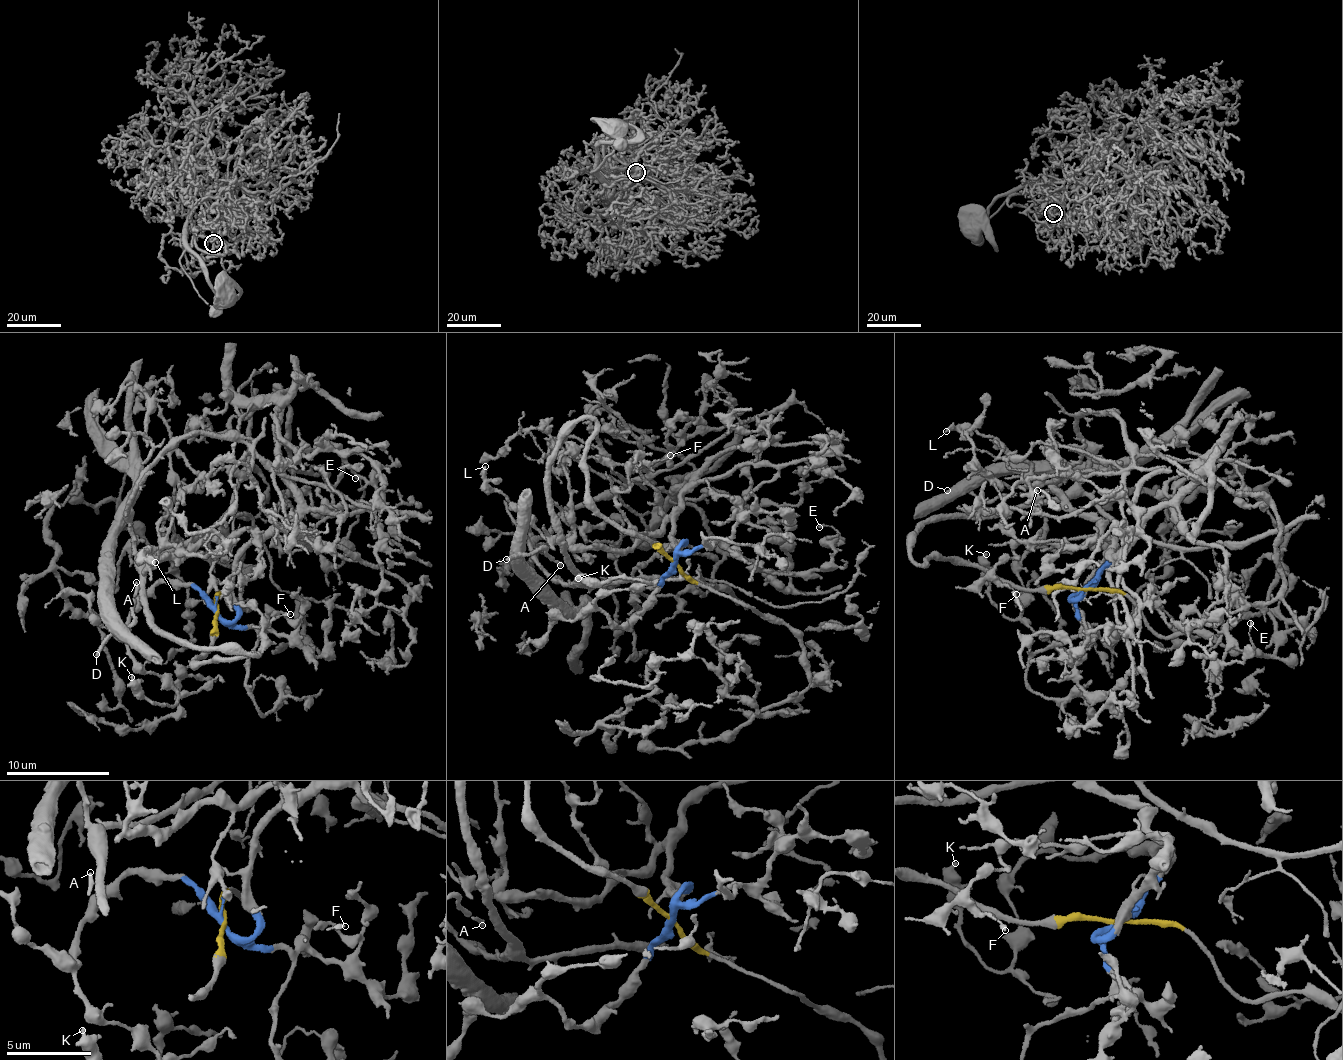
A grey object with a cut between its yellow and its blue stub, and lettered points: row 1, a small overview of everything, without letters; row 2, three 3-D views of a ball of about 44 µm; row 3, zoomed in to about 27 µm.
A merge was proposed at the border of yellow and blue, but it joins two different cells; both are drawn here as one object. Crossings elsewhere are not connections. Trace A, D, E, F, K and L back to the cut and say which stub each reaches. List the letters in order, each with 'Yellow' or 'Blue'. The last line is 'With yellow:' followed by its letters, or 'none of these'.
A: Yellow
D: Yellow
E: Blue
F: Blue
K: Blue
L: Blue
With yellow: A, D

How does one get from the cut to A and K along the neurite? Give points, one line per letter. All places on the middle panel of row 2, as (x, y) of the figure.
A: (675, 563), (593, 504), (585, 457), (594, 426), (587, 417), (565, 436), (550, 467), (560, 565)
K: (675, 563), (675, 572), (660, 584), (641, 611), (623, 624), (611, 621), (595, 602), (647, 582), (577, 577)

